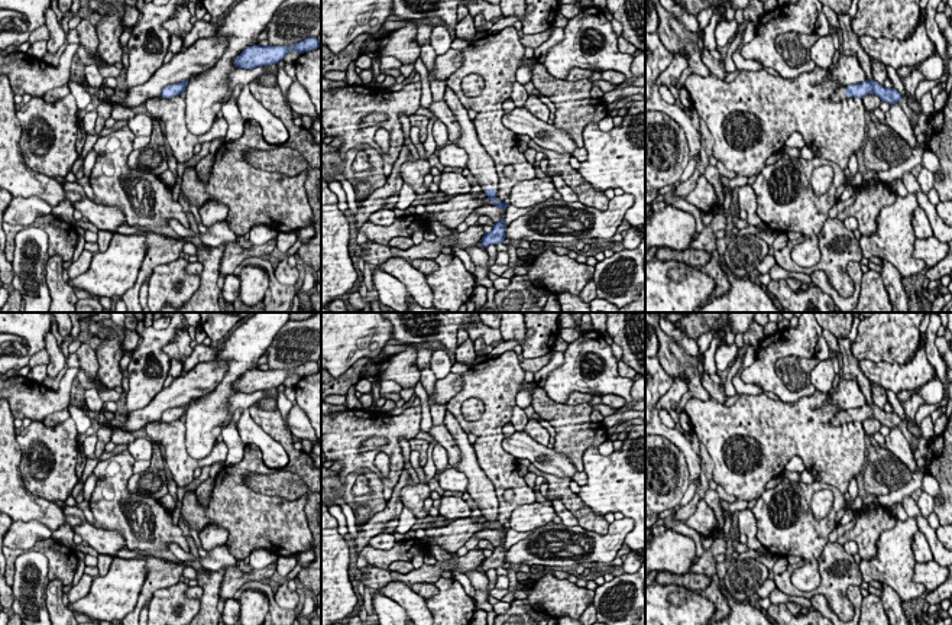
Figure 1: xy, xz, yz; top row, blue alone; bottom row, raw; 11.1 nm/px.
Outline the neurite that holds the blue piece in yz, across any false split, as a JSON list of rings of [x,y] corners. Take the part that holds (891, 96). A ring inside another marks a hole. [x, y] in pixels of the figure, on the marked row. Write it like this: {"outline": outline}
{"outline": [[[865,80],[859,84],[852,84],[848,87],[842,87],[830,95],[832,101],[841,101],[848,97],[858,97],[864,98],[867,94],[875,94],[880,97],[881,101],[887,101],[888,104],[898,103],[901,94],[896,88],[885,88],[884,85],[878,84],[877,81]]]}

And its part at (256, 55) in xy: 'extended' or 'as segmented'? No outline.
as segmented

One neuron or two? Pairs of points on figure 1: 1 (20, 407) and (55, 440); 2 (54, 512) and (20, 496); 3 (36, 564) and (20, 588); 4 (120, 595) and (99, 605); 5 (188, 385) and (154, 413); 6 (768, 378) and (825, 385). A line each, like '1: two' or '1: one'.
1: two
2: one
3: one
4: one
5: one
6: two

